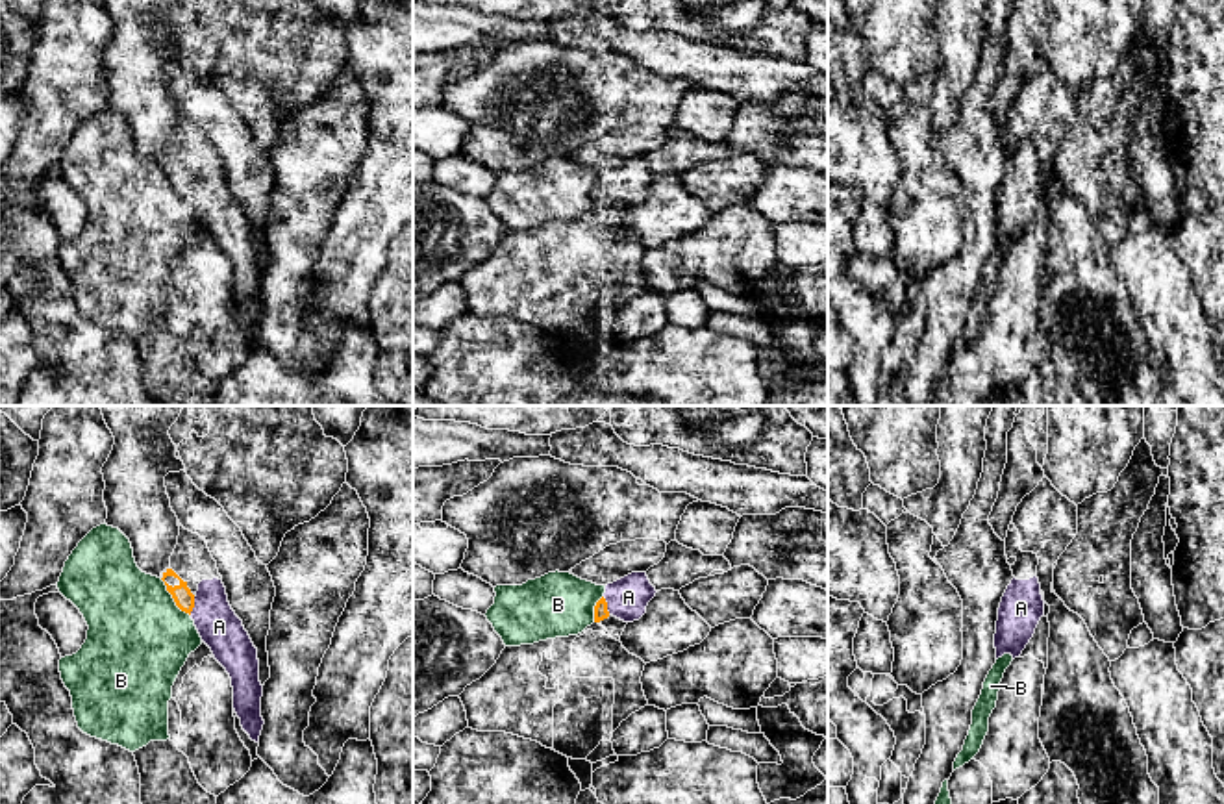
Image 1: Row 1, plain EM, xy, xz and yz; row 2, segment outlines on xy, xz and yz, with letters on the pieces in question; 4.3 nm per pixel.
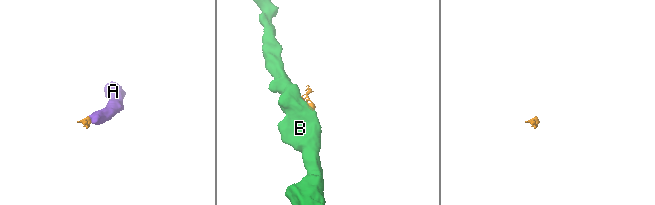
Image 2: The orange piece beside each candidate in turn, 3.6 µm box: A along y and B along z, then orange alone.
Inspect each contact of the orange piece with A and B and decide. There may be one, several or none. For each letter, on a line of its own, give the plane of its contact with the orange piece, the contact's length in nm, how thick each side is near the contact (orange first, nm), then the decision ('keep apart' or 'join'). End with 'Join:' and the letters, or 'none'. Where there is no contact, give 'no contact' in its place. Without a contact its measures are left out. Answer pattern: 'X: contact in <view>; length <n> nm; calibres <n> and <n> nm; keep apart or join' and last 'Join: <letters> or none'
A: contact in xy; length 80 nm; calibres 90 and 180 nm; join
B: contact in xy; length 220 nm; calibres 90 and 440 nm; keep apart
Join: A

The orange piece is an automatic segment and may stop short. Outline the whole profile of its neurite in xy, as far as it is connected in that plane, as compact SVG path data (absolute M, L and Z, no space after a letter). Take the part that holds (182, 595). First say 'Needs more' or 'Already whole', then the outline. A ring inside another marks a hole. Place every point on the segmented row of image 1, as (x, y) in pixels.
Needs more. M172 569L159 576L176 606L189 613L202 641L211 648L215 660L226 669L233 687L233 710L241 719L243 730L252 741L259 743L263 730L259 682L259 660L243 621L228 602L222 580L202 580L193 595Z

